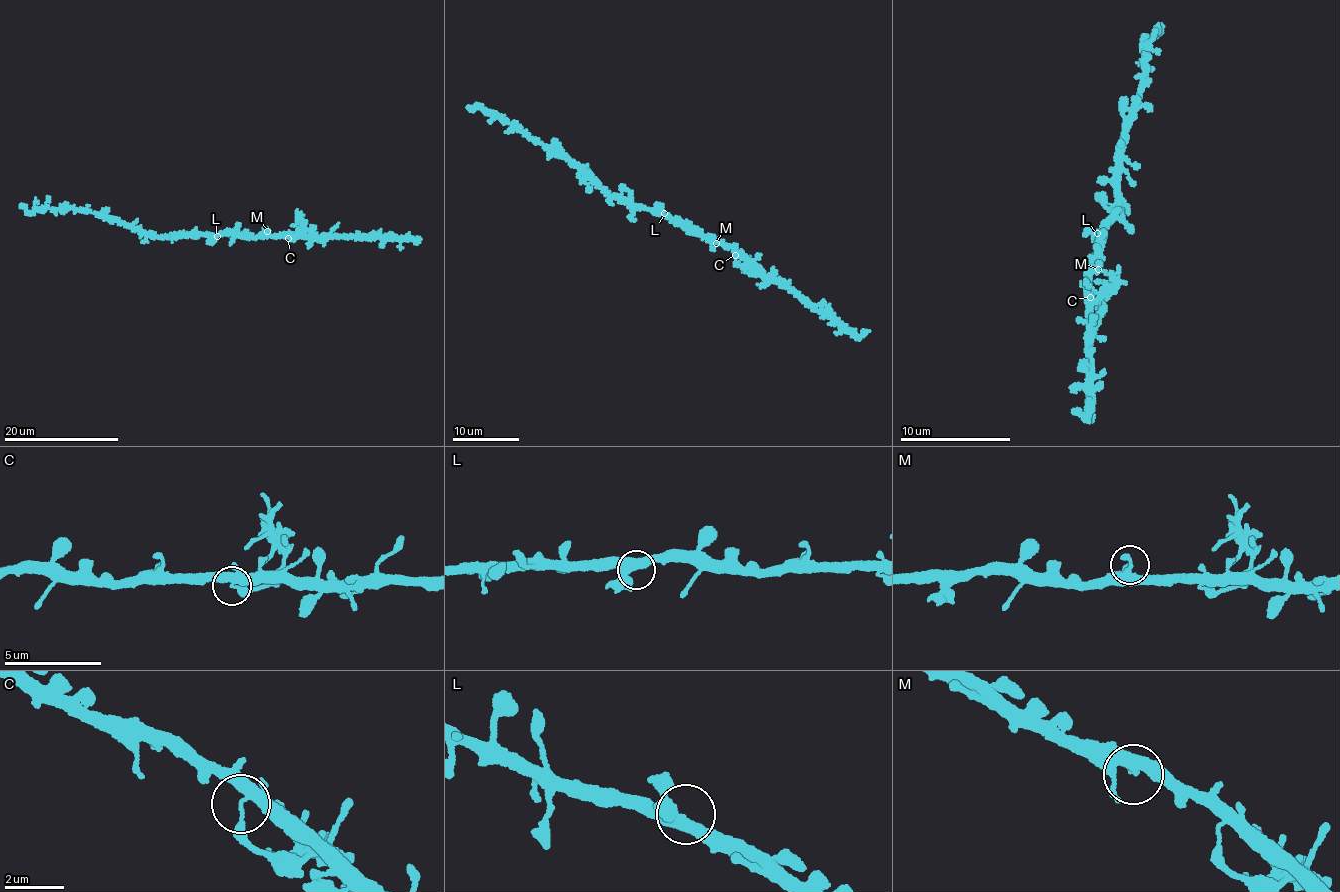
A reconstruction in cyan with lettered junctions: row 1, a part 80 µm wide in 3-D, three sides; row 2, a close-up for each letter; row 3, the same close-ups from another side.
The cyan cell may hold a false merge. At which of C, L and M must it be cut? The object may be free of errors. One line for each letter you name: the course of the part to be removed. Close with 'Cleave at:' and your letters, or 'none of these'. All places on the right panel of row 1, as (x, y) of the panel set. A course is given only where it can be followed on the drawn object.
C: Course of the part to remove: (1089, 297), (1097, 309), (1100, 294), (1118, 266)
Cleave at: C

